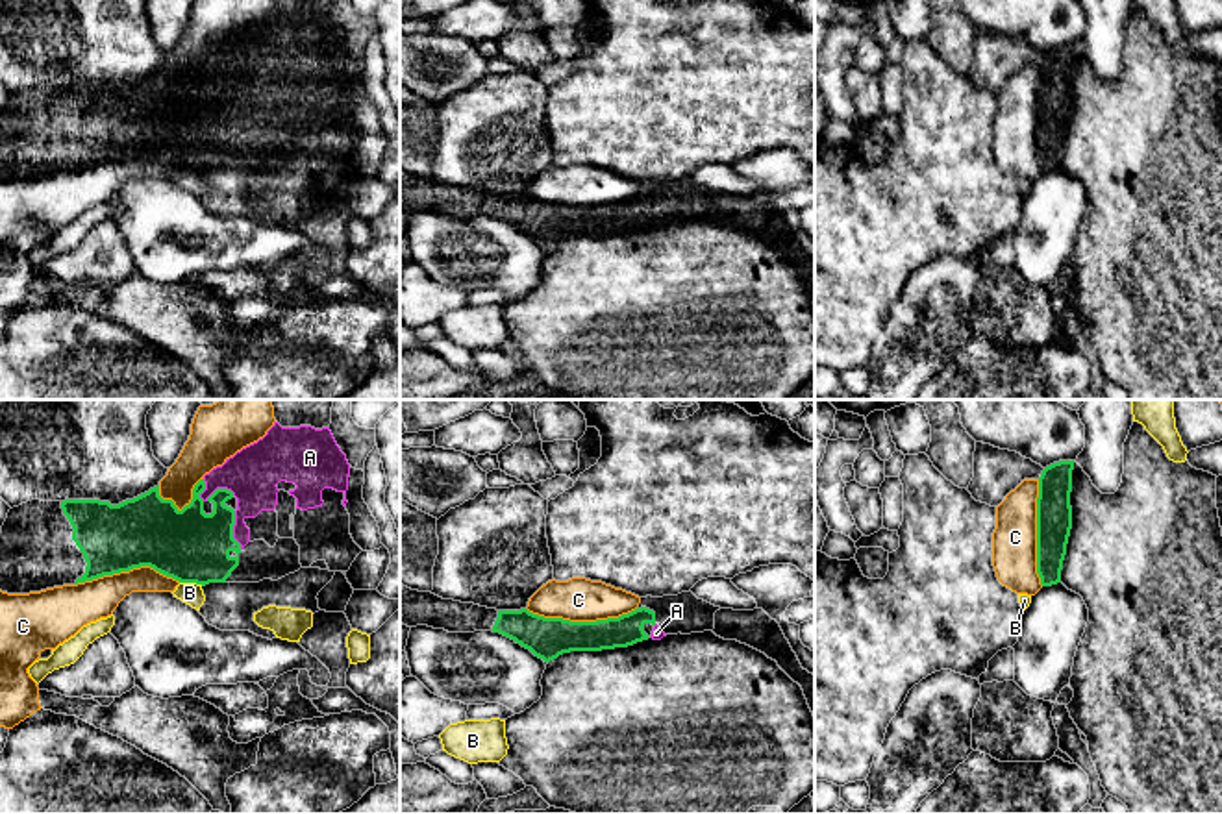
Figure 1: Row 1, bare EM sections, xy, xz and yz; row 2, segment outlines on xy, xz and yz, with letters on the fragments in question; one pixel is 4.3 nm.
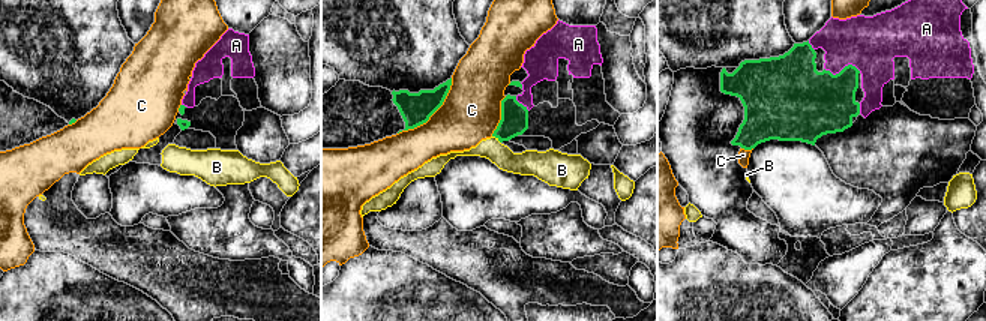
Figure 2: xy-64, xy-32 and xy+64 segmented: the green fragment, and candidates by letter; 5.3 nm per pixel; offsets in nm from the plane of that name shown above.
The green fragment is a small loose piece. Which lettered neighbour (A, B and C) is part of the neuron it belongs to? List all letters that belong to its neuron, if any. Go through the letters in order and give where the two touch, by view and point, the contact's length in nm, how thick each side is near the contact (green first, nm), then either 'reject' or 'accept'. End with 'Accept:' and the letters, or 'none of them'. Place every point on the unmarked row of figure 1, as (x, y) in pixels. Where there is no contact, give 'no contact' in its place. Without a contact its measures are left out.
A: xy (217, 74) | 160 nm | 260/220 nm | accept
B: xy (191, 167) | 110 nm | 320/100 nm | reject
C: xz (582, 208) | 480 nm | 180/190 nm | reject
Accept: A

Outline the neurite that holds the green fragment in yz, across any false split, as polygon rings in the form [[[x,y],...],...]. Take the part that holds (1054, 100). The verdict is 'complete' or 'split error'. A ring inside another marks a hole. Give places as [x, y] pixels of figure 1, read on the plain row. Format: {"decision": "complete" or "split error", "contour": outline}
{"decision": "complete", "contour": [[[1074,46],[1046,52],[1039,63],[1037,83],[1037,159],[1042,172],[1061,168],[1063,146],[1072,115]]]}

